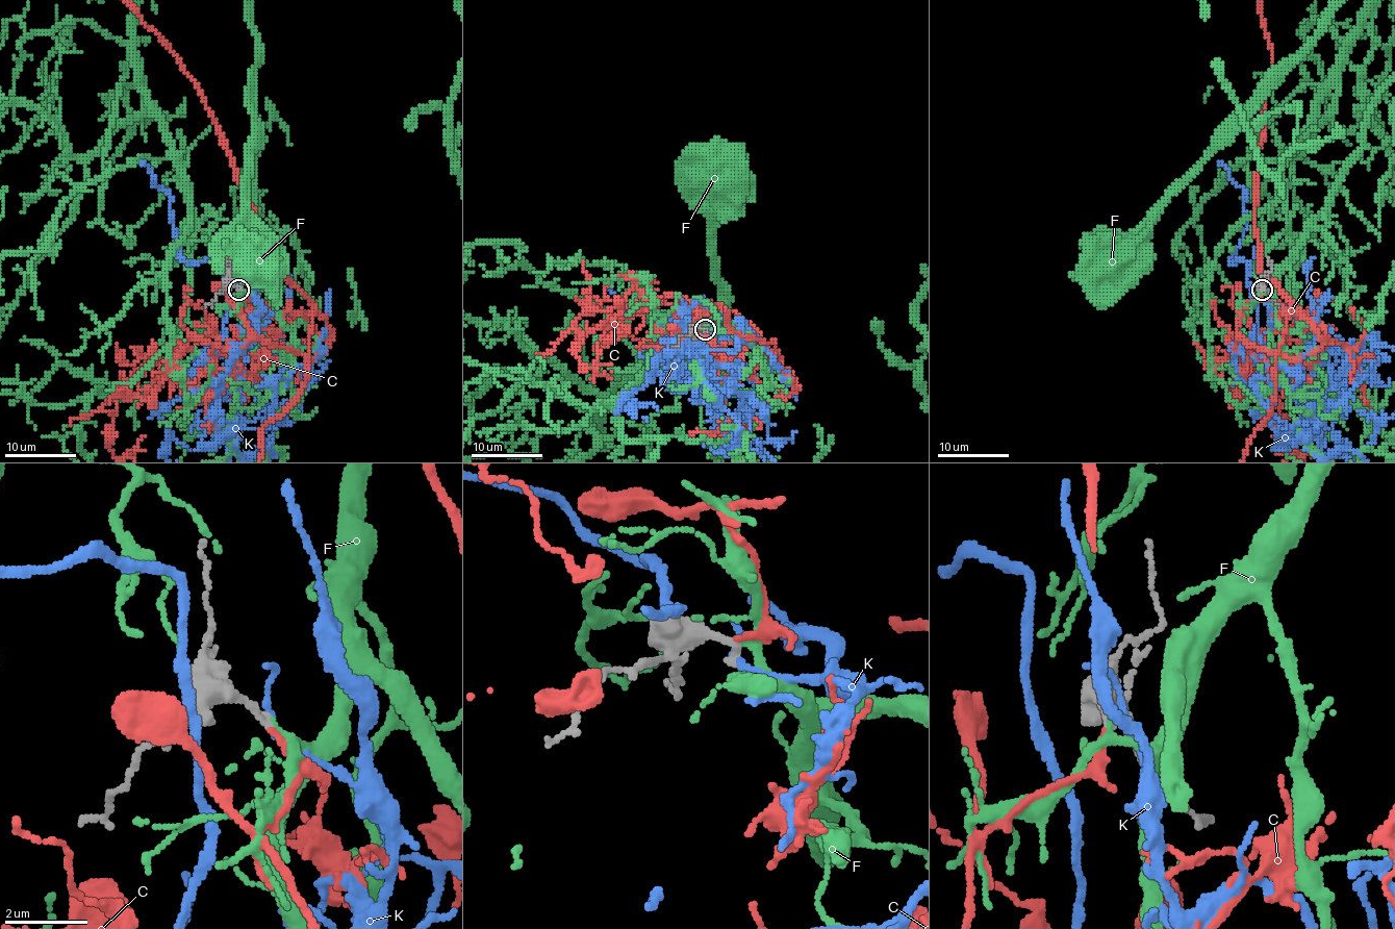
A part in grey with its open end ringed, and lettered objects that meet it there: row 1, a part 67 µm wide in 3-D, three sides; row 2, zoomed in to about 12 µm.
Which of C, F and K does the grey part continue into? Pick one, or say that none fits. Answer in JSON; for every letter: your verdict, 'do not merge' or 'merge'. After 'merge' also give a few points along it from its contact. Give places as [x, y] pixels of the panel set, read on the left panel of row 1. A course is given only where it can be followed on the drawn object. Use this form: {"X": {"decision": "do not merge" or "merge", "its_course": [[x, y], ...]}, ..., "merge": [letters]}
{"C": {"decision": "merge"}, "F": {"decision": "do not merge"}, "K": {"decision": "do not merge"}, "merge": ["C"]}

